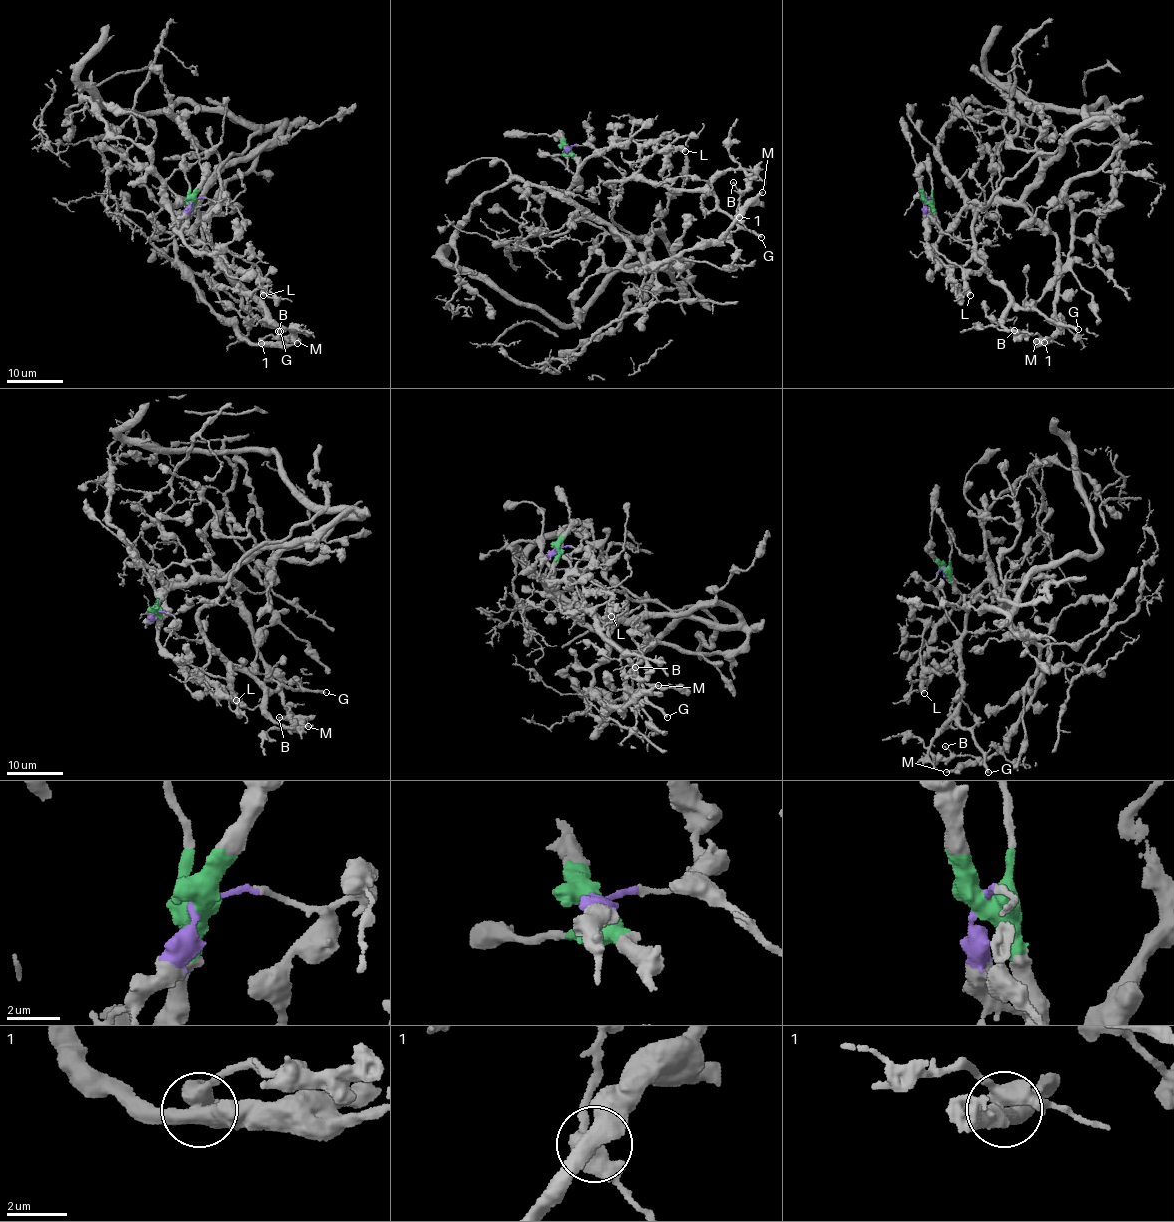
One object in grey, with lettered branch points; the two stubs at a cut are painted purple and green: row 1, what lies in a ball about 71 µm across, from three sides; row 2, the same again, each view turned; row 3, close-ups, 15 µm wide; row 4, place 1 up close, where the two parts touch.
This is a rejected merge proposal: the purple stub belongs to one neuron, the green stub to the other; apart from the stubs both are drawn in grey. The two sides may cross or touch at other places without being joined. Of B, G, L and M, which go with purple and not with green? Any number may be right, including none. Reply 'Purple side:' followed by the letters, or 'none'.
Purple side: B, G

